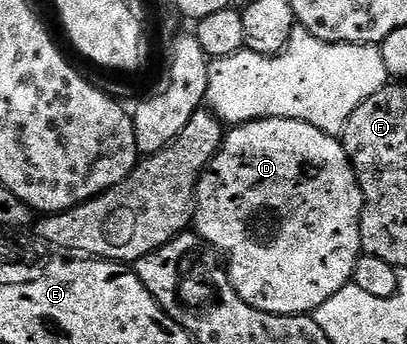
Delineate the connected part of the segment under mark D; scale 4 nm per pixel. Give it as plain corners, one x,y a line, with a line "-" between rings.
260,119
259,121
245,121
242,125
233,126
223,136
222,145
218,153
206,166
205,173
198,180
198,195
194,199
193,228
198,236
209,243
219,254
226,253
225,260
228,262
228,272
232,287
252,307
260,311
268,311
276,315
299,315
313,314
336,291
340,291
345,285
351,284
354,279
354,268
362,253
362,240
360,239
360,219
362,218
362,188
358,182
358,176
354,173
348,155
344,151
341,140
337,136
320,131
303,121
296,119

